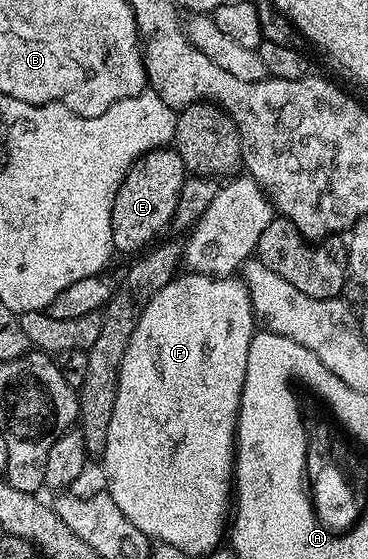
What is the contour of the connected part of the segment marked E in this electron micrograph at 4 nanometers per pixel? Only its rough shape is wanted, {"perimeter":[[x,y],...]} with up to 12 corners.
{"perimeter":[[173,148],[149,150],[112,204],[115,251],[145,251],[173,223],[187,177]]}

